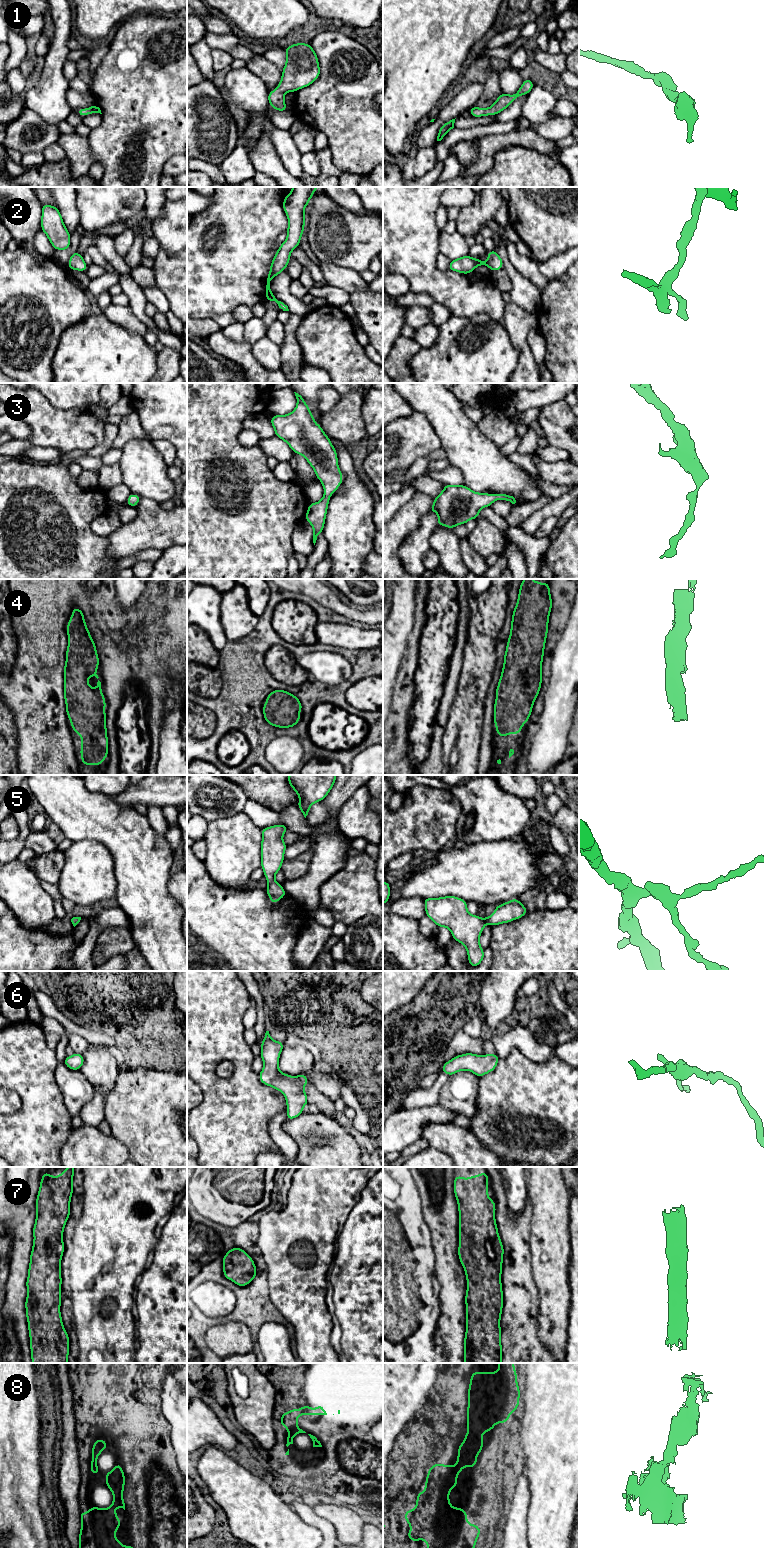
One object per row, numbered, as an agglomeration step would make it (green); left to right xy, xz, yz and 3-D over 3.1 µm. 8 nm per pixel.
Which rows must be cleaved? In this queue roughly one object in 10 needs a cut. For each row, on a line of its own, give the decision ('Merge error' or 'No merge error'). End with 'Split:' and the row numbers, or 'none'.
1: No merge error
2: No merge error
3: No merge error
4: No merge error
5: No merge error
6: No merge error
7: No merge error
8: No merge error
Split: none

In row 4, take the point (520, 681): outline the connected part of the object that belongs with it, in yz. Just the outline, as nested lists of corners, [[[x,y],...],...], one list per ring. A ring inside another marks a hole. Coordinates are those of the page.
[[[524,579],[519,588],[517,604],[513,610],[510,636],[504,655],[504,664],[494,703],[494,724],[501,737],[519,734],[531,715],[533,704],[542,683],[542,661],[552,609],[549,583]]]

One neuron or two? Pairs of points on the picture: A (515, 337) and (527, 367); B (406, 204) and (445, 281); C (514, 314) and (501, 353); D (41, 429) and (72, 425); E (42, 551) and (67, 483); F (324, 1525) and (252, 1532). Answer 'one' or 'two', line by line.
A: one
B: one
C: two
D: one
E: one
F: two

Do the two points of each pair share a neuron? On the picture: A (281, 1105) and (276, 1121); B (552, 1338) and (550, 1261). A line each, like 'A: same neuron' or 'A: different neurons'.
A: different neurons
B: same neuron

